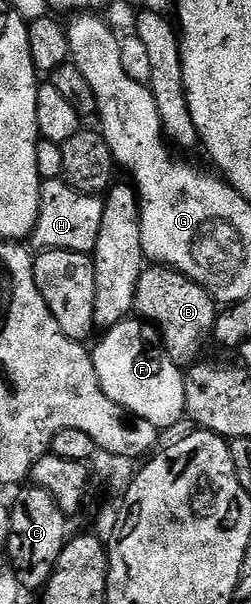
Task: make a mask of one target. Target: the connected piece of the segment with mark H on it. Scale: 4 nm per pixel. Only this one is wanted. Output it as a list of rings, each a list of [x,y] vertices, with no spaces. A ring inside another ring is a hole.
[[[64,178],[44,180],[41,185],[39,217],[31,236],[32,246],[37,251],[67,249],[89,255],[95,249],[95,241],[99,241],[104,204],[102,196],[79,193]]]

